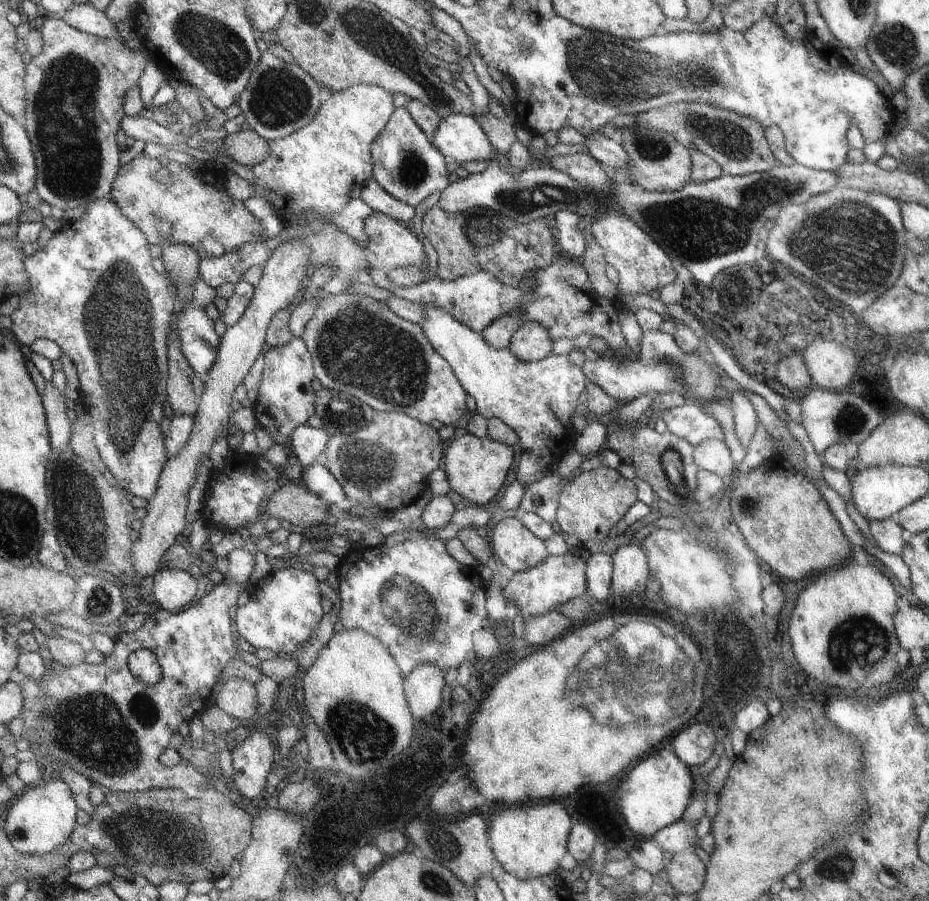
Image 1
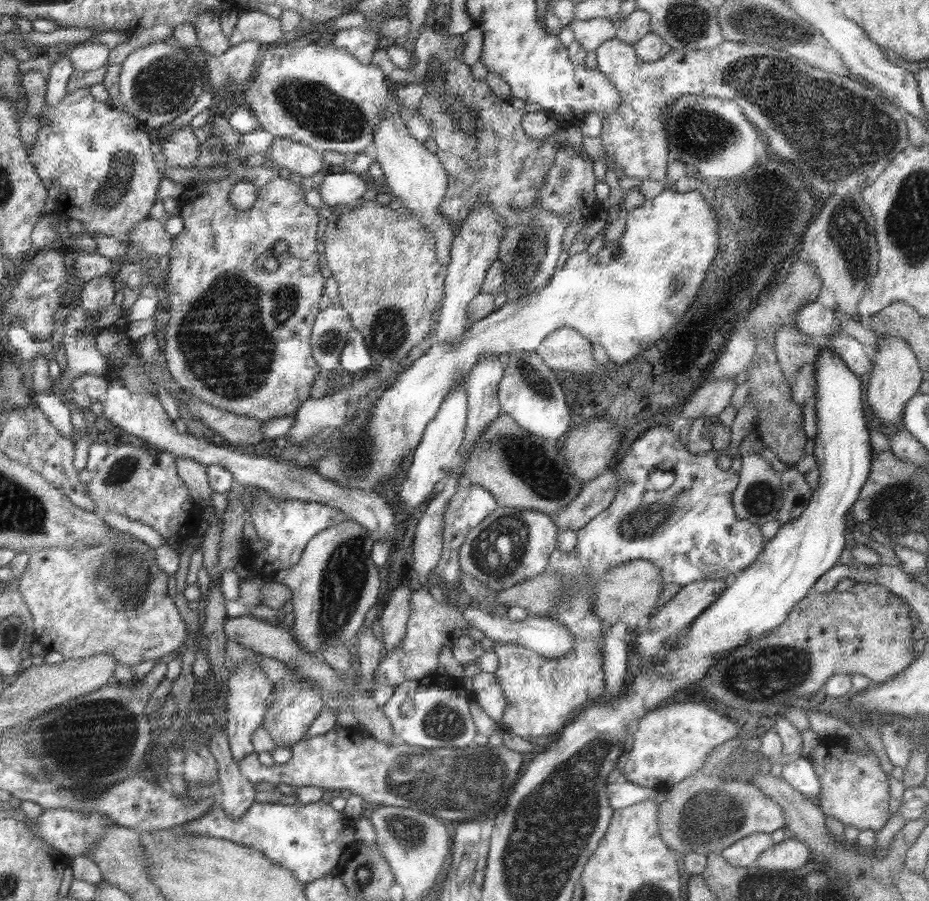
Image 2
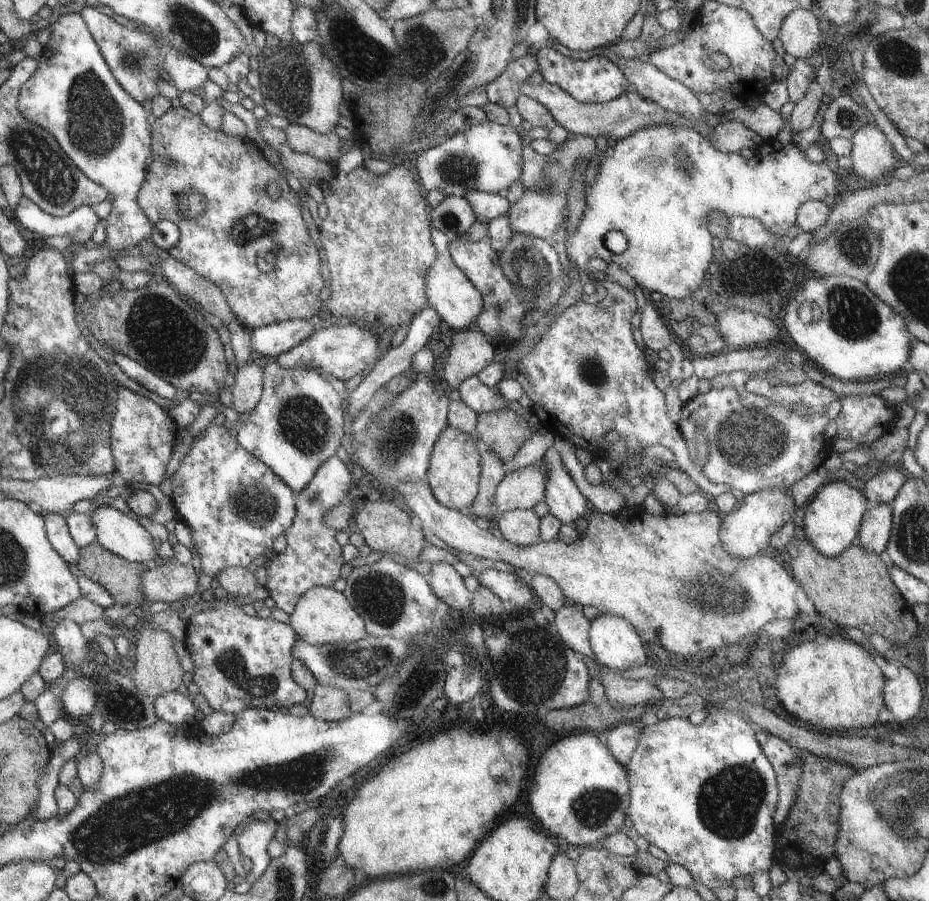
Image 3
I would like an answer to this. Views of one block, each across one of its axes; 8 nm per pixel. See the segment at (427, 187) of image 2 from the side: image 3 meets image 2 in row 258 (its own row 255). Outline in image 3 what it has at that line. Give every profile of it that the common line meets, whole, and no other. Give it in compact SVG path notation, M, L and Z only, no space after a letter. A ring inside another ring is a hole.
M431 228L431 240L433 246L437 250L437 256L427 272L425 278L425 298L427 304L439 314L443 328L453 330L453 332L461 332L461 330L469 330L477 316L481 316L481 308L483 308L483 296L481 292L465 278L465 274L453 264L451 254L449 254L449 238L443 232L437 232L435 228Z

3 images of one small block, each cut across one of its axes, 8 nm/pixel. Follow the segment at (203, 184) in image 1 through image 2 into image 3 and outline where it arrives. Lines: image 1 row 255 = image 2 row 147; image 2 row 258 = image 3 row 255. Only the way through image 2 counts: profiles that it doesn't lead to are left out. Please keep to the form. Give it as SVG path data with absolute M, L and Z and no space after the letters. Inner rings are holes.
M169 108L151 124L151 160L145 180L137 192L137 206L151 224L169 220L179 228L179 242L175 242L175 246L167 252L169 258L189 266L197 276L215 284L225 296L235 320L239 320L243 326L257 330L287 320L309 320L315 314L325 314L323 302L319 300L319 290L325 286L325 280L319 274L317 246L311 242L301 218L301 200L287 186L285 176L281 176L261 156L261 150L251 140L231 138L219 130L209 130L203 126L199 116L191 114L189 110ZM269 182L275 182L281 190L277 200L271 200L265 192ZM187 188L201 192L207 200L207 208L197 220L181 218L177 208L177 196ZM275 246L281 250L277 252L273 268L269 272L259 272L255 260L259 256L265 258L265 254L273 252Z

